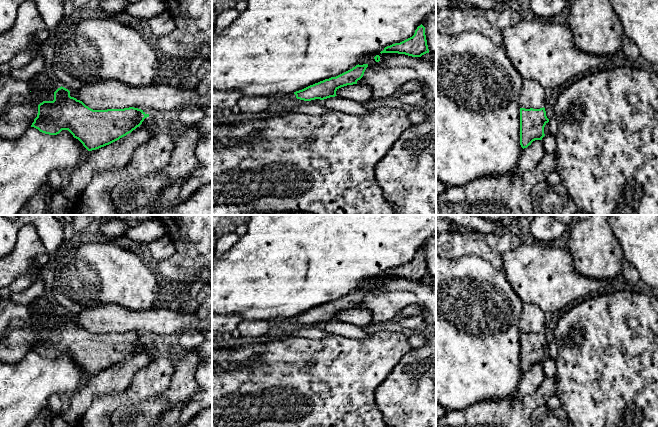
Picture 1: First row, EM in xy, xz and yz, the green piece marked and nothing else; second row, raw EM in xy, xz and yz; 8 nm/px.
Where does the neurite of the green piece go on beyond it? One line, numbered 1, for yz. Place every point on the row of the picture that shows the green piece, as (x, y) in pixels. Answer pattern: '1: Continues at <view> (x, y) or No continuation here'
1: No continuation here

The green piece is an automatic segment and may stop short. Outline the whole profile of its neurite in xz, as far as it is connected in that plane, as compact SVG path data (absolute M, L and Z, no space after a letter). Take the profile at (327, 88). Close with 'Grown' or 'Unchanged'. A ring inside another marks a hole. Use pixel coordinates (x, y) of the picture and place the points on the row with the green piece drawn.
M368 64L356 65L352 69L329 79L325 79L313 85L310 85L302 90L294 92L297 99L311 101L315 99L324 100L330 97L335 97L336 91L344 86L357 84L360 80Z. Unchanged

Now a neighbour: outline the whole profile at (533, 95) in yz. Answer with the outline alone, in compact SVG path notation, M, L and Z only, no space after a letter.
M523 80L519 104L525 109L540 109L545 106L545 89L533 80Z

